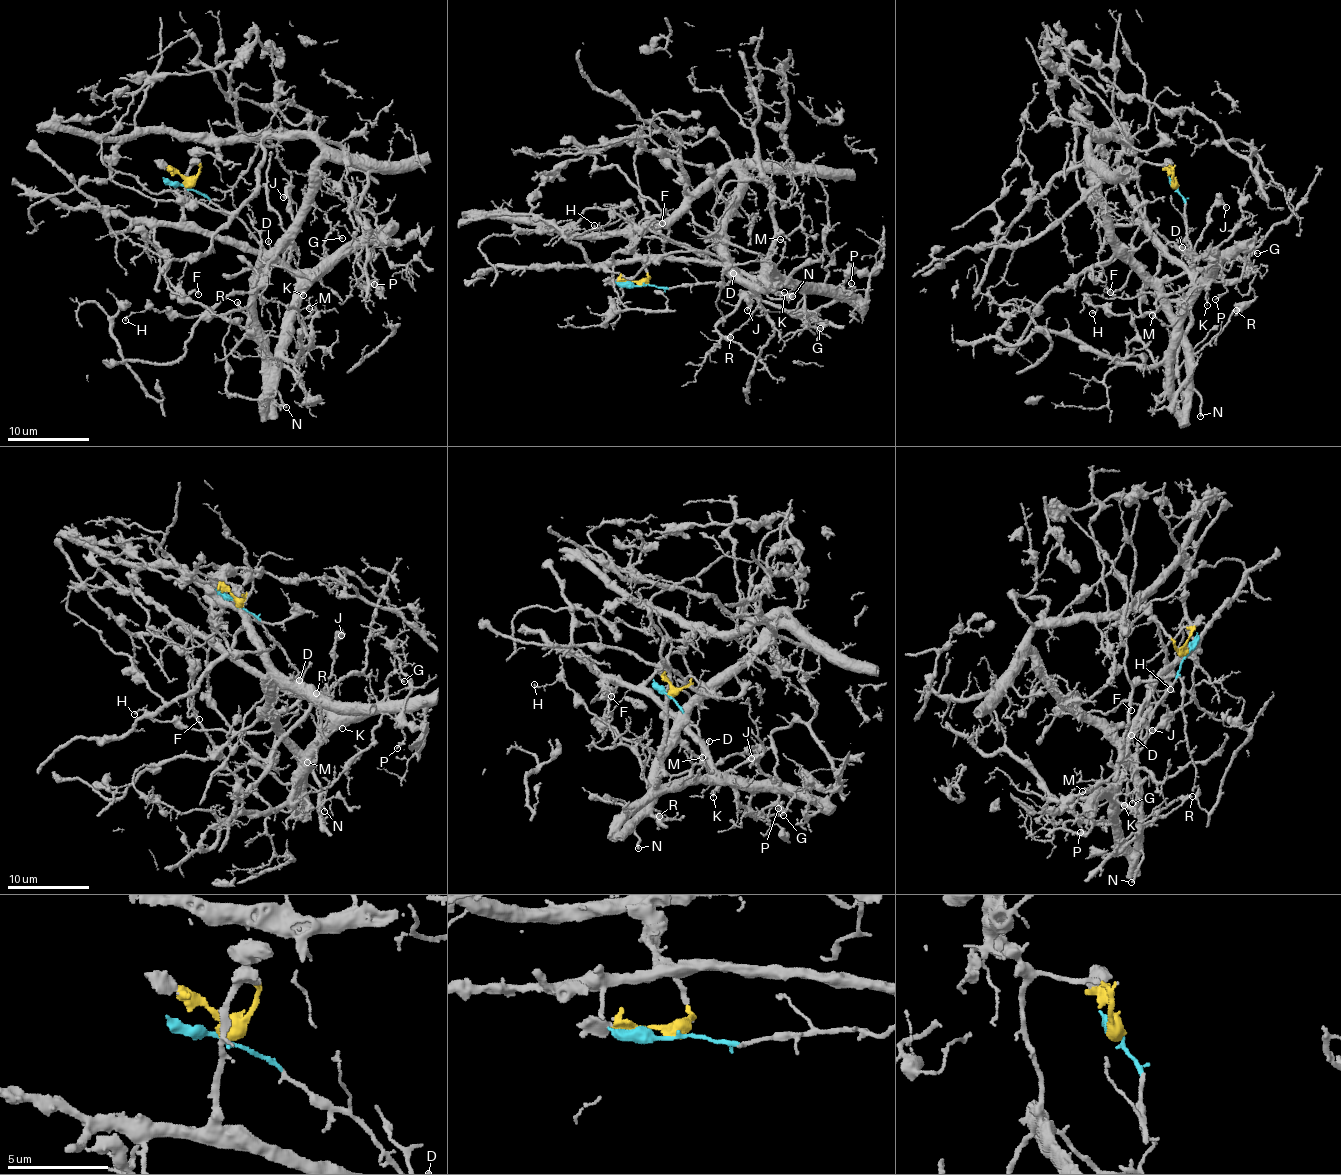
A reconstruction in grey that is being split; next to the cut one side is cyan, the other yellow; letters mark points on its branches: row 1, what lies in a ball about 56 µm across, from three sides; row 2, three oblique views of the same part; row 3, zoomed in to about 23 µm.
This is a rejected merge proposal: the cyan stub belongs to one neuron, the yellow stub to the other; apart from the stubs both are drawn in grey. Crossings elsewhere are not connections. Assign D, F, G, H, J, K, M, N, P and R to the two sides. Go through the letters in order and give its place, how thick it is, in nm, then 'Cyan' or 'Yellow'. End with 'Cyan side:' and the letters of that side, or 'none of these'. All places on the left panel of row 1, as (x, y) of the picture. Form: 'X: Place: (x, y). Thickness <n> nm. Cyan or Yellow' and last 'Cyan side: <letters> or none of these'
D: Place: (268, 241). Thickness 130 nm. Cyan
F: Place: (198, 294). Thickness 90 nm. Yellow
G: Place: (342, 238). Thickness 100 nm. Yellow
H: Place: (125, 320). Thickness 120 nm. Cyan
J: Place: (283, 197). Thickness 200 nm. Yellow
K: Place: (303, 295). Thickness 130 nm. Cyan
M: Place: (309, 308). Thickness 140 nm. Yellow
N: Place: (286, 407). Thickness 180 nm. Cyan
P: Place: (374, 284). Thickness 200 nm. Yellow
R: Place: (237, 302). Thickness 200 nm. Cyan
Cyan side: D, H, K, N, R

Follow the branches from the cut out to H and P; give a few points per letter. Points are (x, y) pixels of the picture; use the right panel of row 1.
H: (1176, 187), (1187, 216), (1186, 269), (1162, 285), (1155, 310), (1137, 317), (1089, 303), (1097, 307), (1091, 313)
P: (1176, 187), (1169, 167), (1138, 167), (1145, 221), (1162, 249), (1194, 279), (1222, 267), (1227, 289), (1214, 300)

